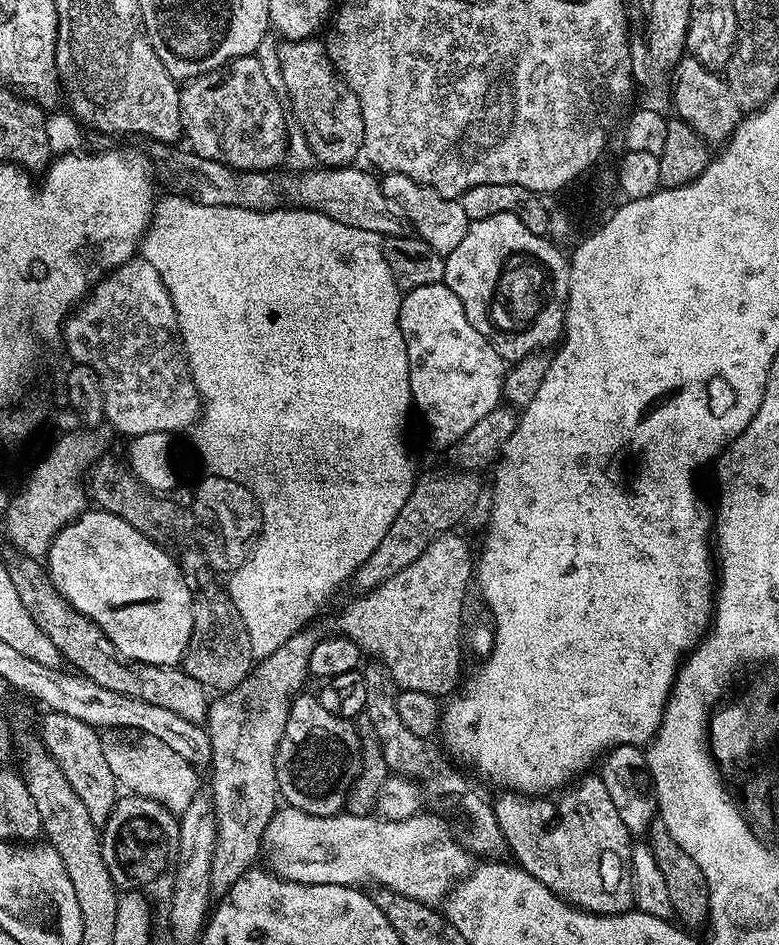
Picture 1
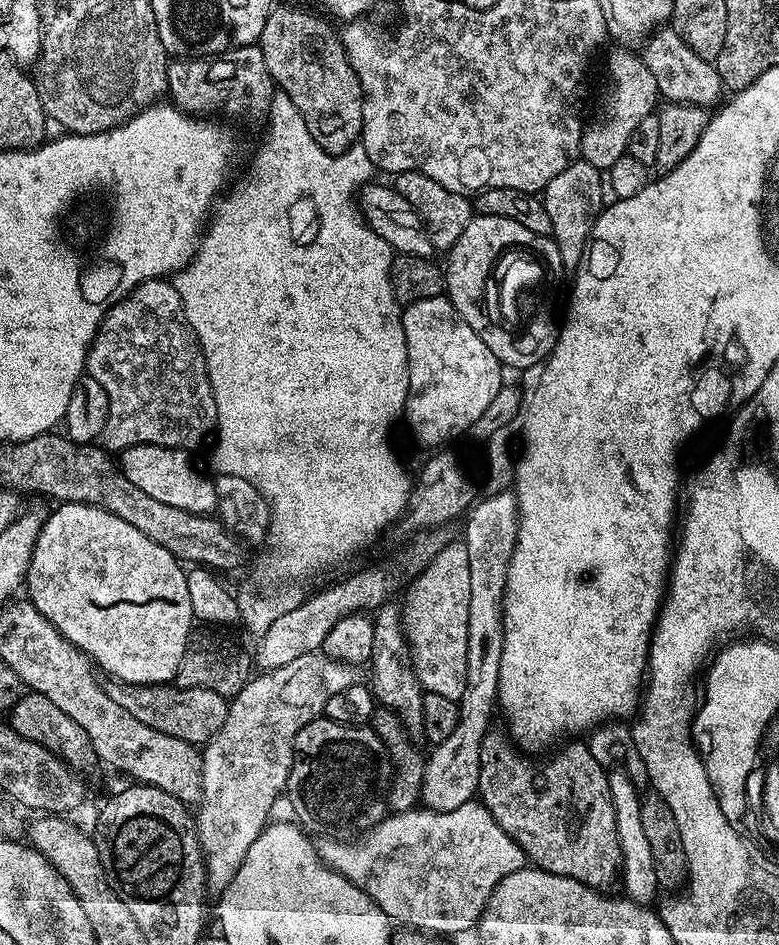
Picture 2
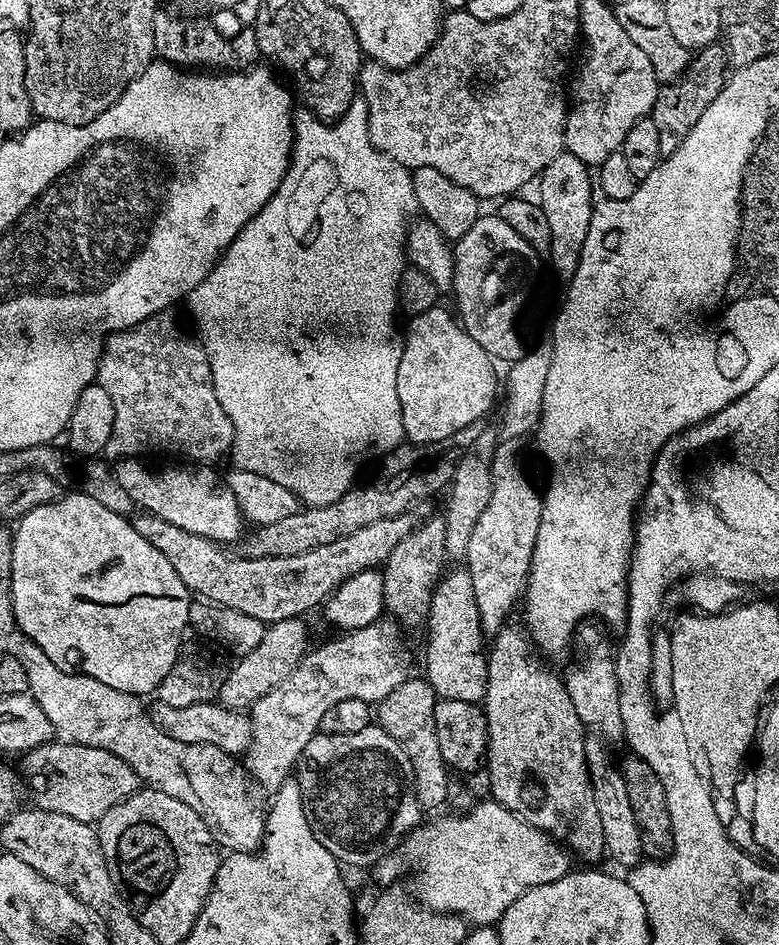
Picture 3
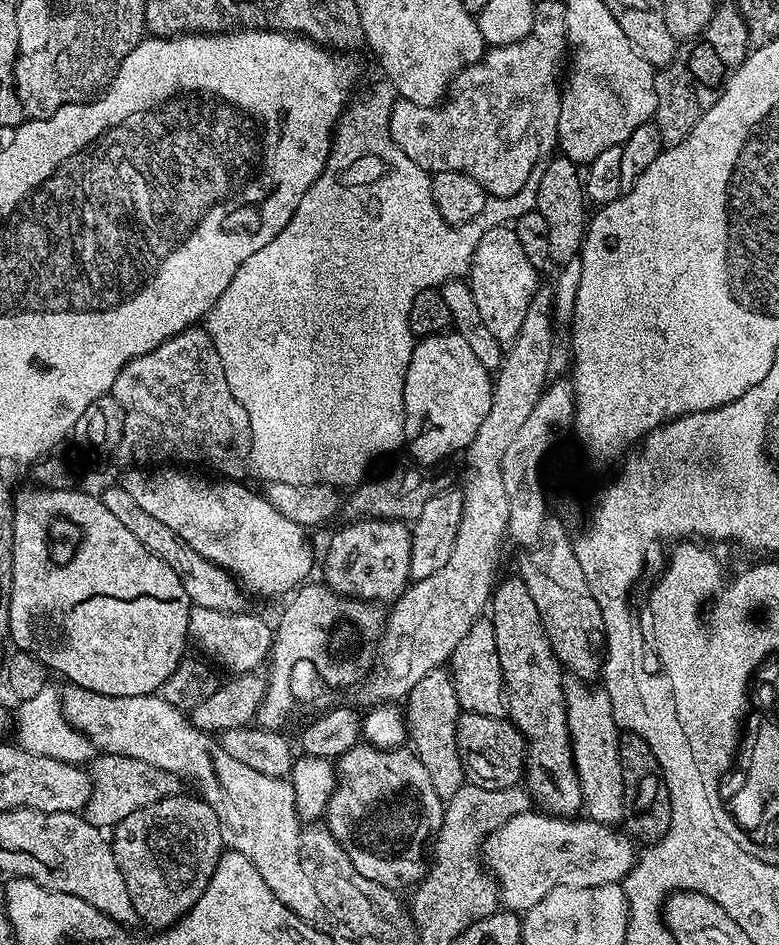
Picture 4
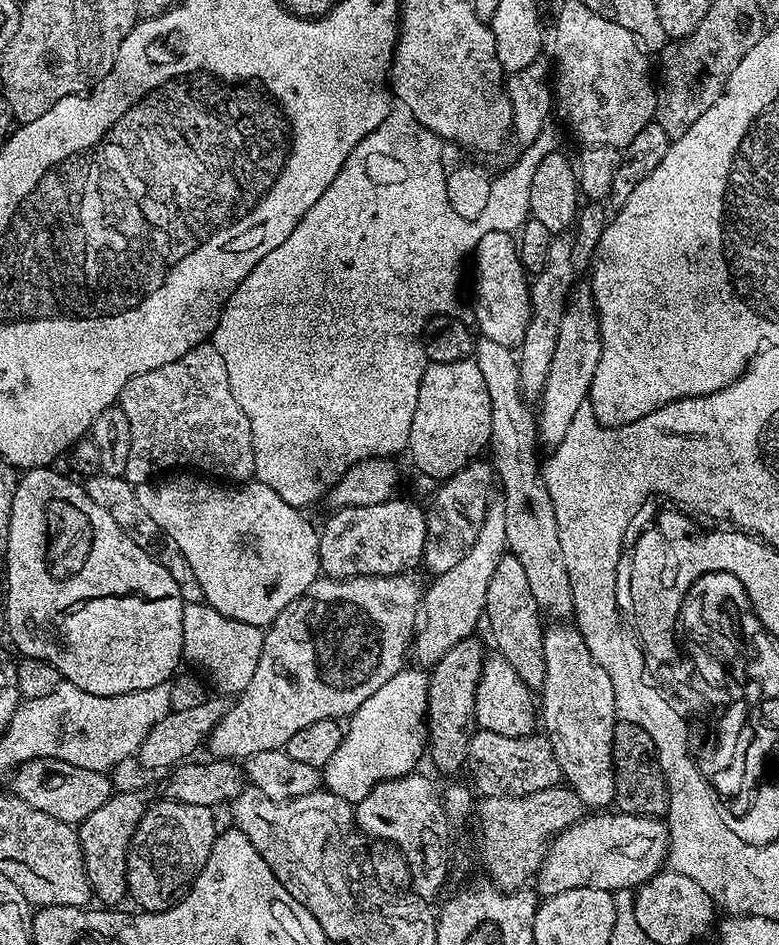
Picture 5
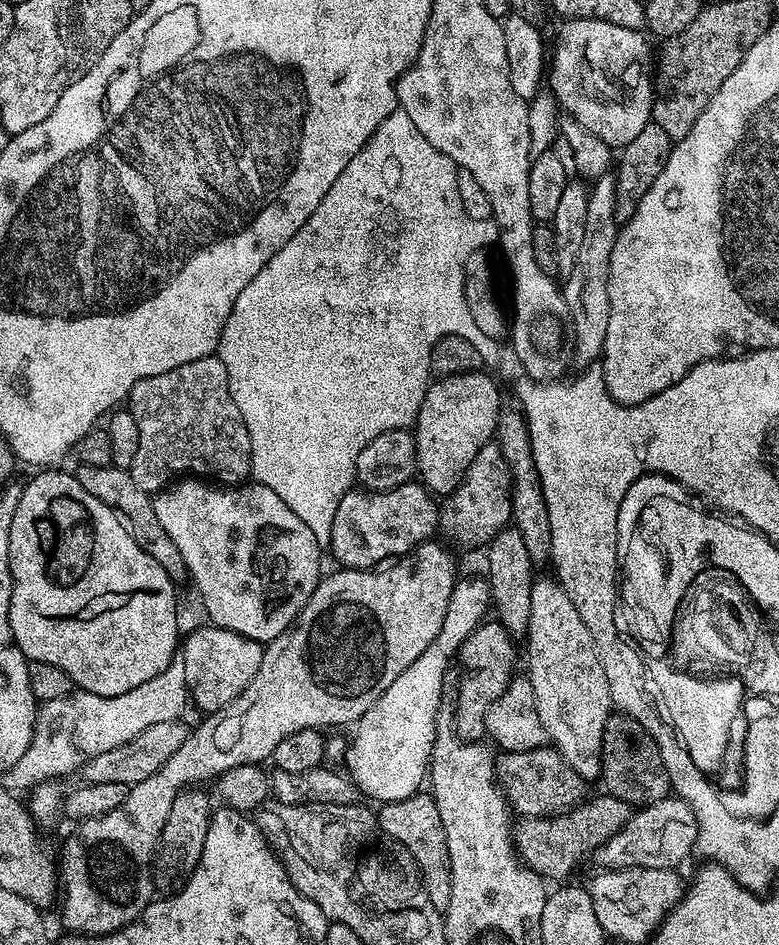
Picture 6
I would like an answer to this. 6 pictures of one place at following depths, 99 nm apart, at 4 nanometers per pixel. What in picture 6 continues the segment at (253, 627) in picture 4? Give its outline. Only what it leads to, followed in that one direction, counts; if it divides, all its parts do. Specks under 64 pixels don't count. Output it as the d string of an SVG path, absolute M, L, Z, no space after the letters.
M205 623L205 628L196 628L182 642L182 651L185 654L186 662L186 686L193 705L197 704L201 708L201 713L211 714L230 706L246 686L250 686L250 678L258 674L258 666L262 666L262 654L265 645L258 640L251 640L242 634L234 634L234 630L217 628L215 624Z

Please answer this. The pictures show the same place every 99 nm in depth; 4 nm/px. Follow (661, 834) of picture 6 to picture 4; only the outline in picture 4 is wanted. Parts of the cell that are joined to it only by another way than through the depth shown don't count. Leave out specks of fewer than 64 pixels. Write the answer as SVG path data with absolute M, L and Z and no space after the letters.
M529 810L510 817L505 824L498 826L490 835L485 836L482 845L483 863L500 885L499 903L505 909L523 914L538 902L542 902L542 898L555 888L562 886L593 888L606 884L620 884L625 874L635 864L638 848L635 848L637 845L623 831L620 831L621 833L616 831L620 830L587 818L565 818L545 814L540 810Z

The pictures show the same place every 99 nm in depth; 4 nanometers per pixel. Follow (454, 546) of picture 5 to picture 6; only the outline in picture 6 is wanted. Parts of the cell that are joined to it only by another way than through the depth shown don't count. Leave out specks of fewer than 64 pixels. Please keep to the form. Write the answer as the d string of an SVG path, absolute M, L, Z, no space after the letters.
M493 442L478 450L474 462L470 462L464 472L462 482L443 497L439 509L439 531L442 536L444 532L443 539L460 548L483 549L502 529L509 527L512 519L512 475L499 443Z

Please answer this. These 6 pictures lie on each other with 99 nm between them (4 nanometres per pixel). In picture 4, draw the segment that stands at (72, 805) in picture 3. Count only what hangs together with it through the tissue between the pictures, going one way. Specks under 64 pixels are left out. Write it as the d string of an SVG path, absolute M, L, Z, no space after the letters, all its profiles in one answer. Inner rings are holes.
M100 754L91 761L92 793L88 805L82 809L84 819L89 820L95 828L111 830L122 818L130 818L134 810L162 802L171 796L181 795L182 781L179 776L170 774L170 770L158 770L142 758L126 758ZM92 767L92 768L91 768Z

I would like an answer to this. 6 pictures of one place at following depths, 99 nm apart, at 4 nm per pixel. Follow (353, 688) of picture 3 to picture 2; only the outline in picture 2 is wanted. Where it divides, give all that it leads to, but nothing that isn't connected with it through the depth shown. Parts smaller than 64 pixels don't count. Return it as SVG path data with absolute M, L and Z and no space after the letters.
M311 652L294 658L286 665L261 671L251 677L236 696L231 697L226 722L222 730L203 747L201 756L202 782L200 799L196 804L194 819L196 836L203 850L204 864L207 870L207 893L218 898L234 878L242 864L246 851L254 844L264 827L271 819L270 812L276 798L287 789L291 768L294 764L296 734L310 721L323 715L326 702L347 686L357 683L357 669L344 661L332 659L323 652Z

